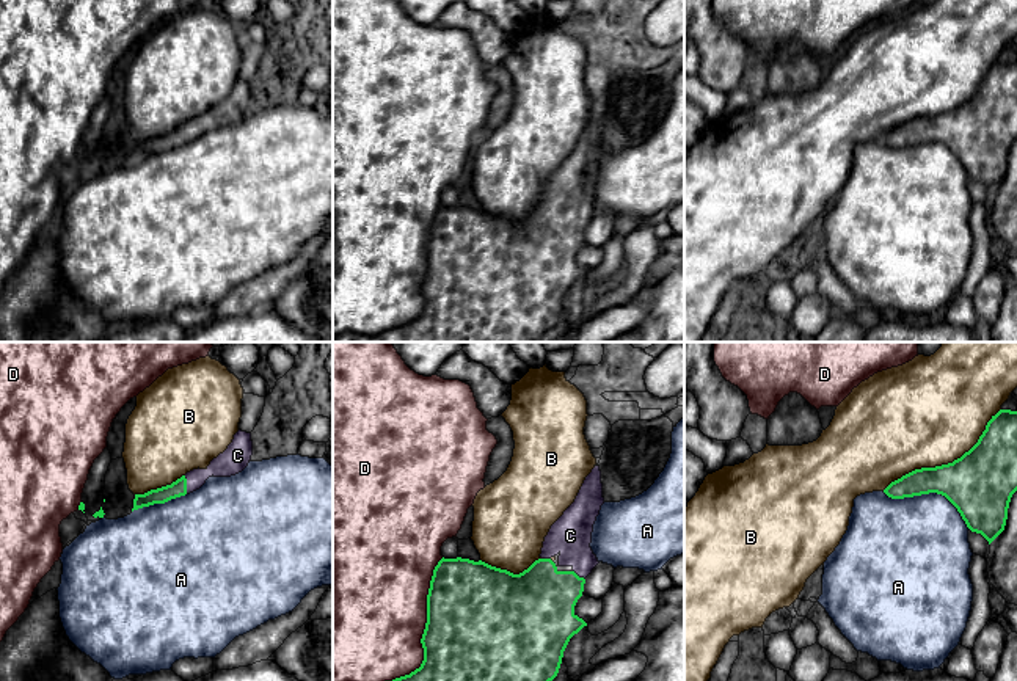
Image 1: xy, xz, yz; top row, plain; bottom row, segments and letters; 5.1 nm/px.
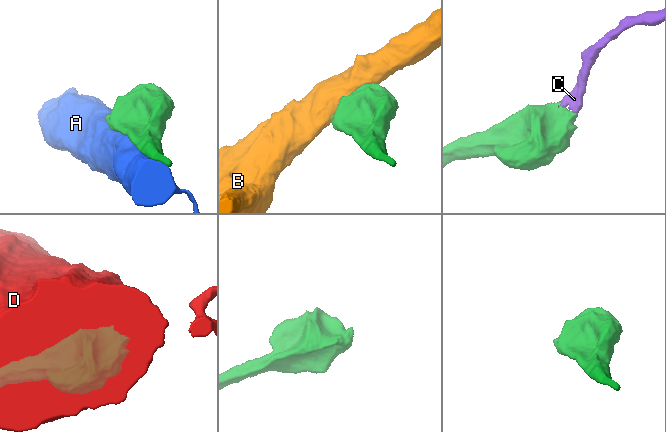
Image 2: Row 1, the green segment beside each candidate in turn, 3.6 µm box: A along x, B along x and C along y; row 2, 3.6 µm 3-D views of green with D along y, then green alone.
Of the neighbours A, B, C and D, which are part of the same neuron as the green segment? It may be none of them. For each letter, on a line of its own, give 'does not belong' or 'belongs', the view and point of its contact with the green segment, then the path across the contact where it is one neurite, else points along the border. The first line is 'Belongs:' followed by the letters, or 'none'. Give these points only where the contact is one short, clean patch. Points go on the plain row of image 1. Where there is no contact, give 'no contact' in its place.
Belongs: C
A: does not belong; contact yz (929, 140)
B: does not belong; contact yz (945, 113)
C: belongs; contact xy (185, 134); way xy (178, 137), (185, 134), (228, 112)
D: does not belong; contact xz (424, 303)

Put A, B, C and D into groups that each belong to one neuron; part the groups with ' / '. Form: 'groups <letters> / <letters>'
groups A / B / C / D

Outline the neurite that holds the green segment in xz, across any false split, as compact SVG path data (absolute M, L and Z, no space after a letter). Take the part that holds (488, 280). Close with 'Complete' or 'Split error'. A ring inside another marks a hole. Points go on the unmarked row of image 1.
M595 115L585 126L574 151L551 174L540 207L519 223L482 209L443 206L433 218L427 243L421 315L410 323L378 331L374 336L347 331L333 337L333 342L535 342L540 339L557 325L570 287L587 275L574 262L574 254L582 245L585 226L600 212L590 191L593 173L603 152L601 119L600 115Z. Split error

